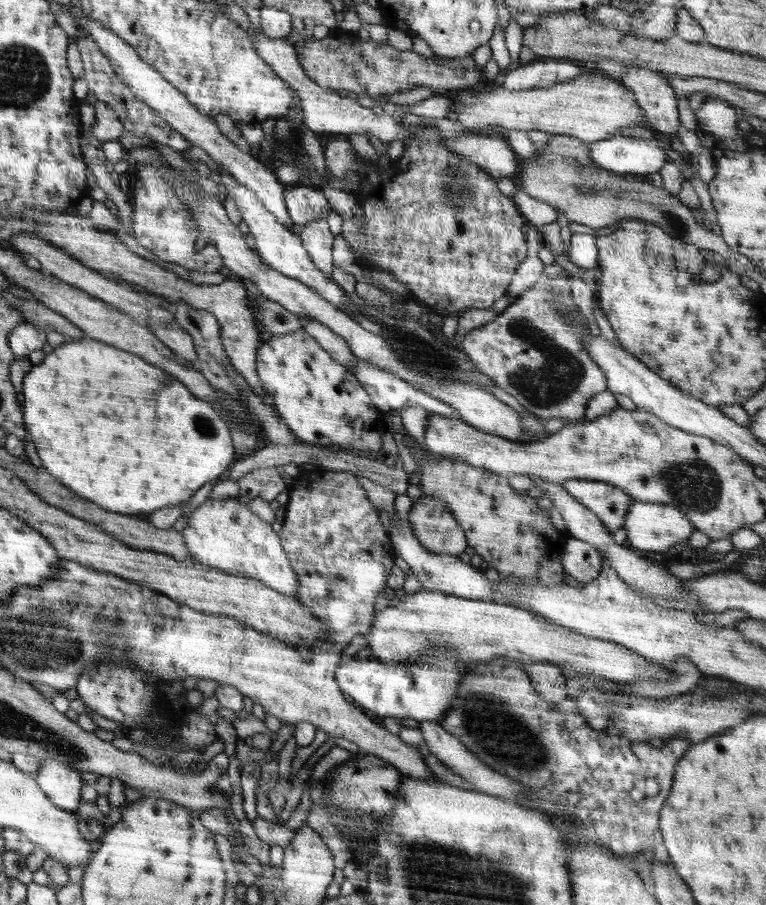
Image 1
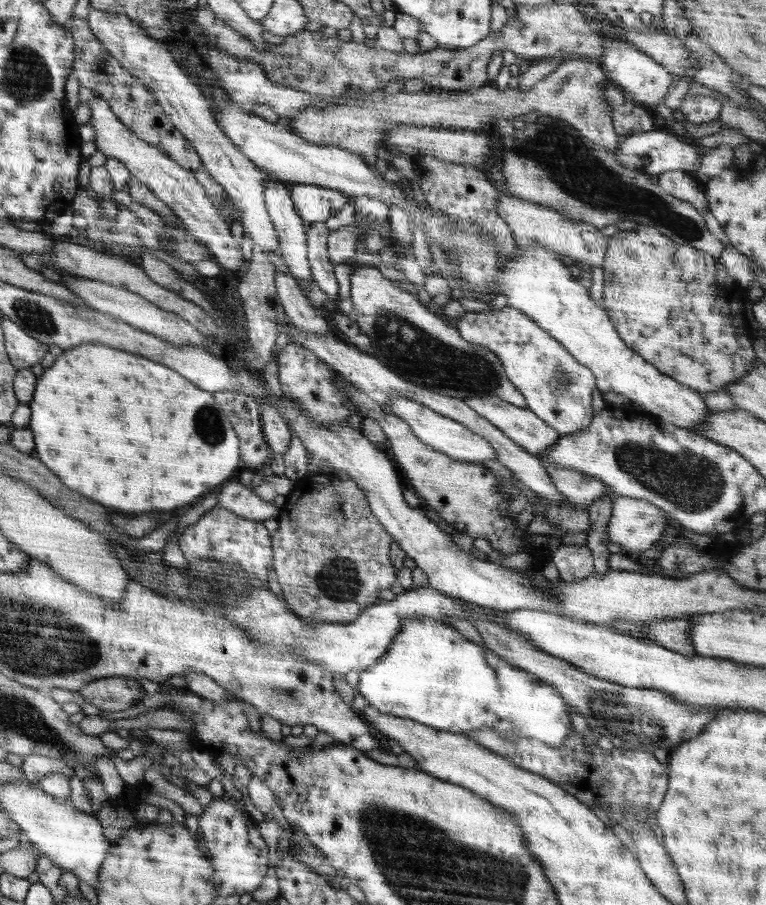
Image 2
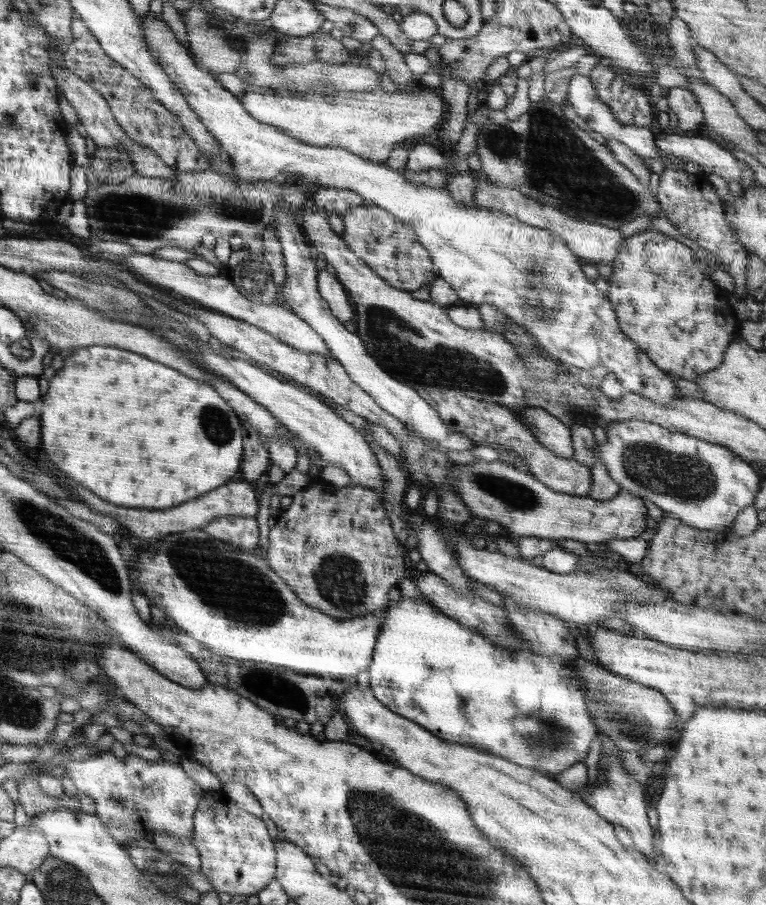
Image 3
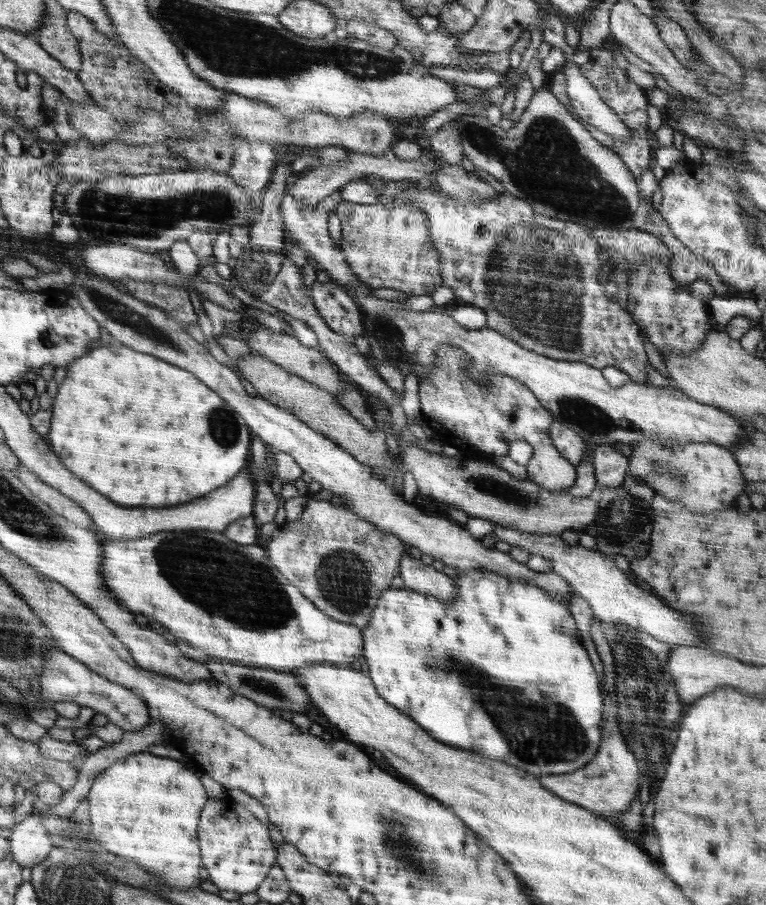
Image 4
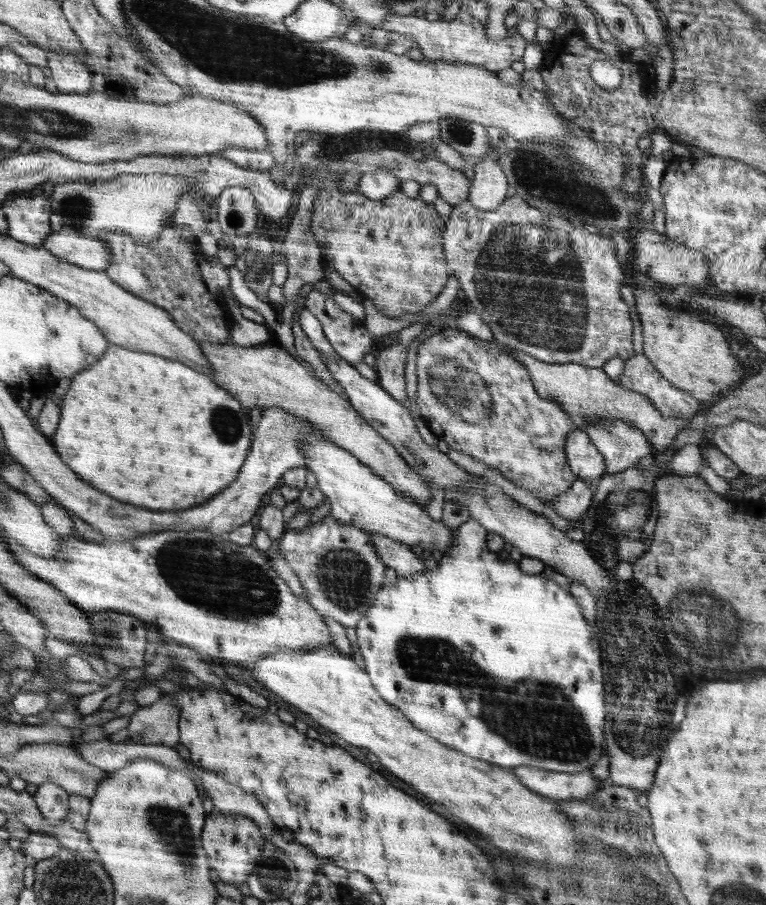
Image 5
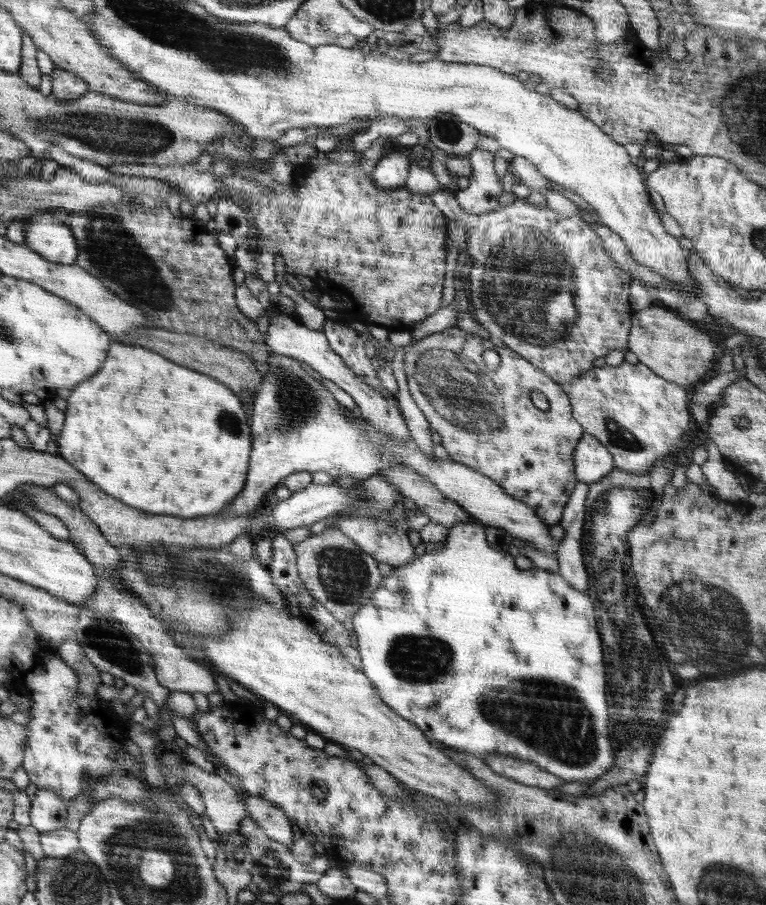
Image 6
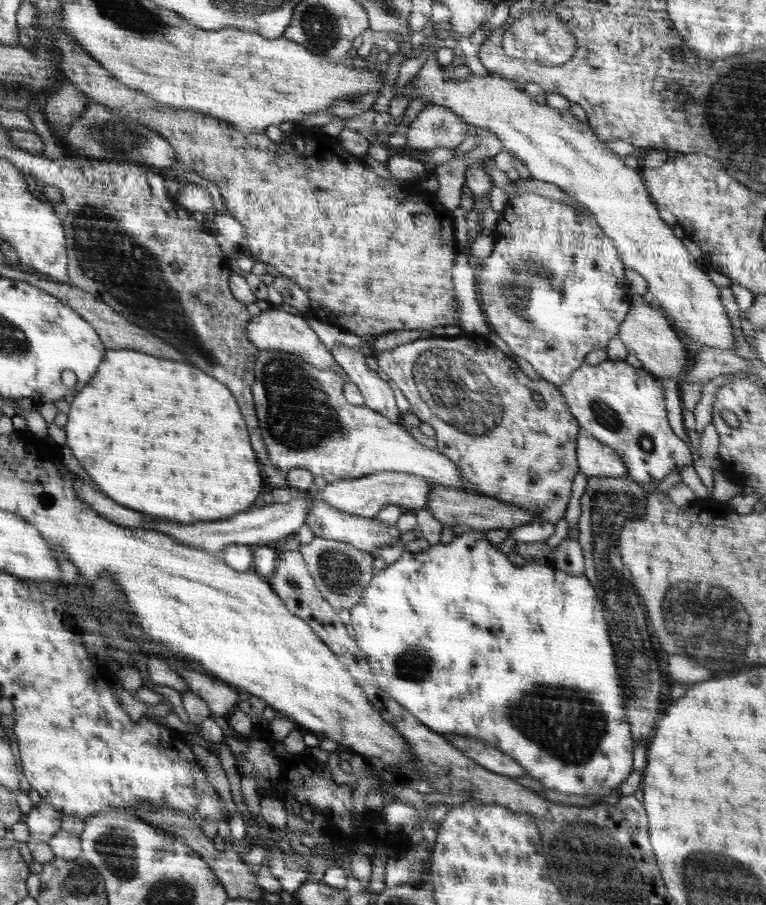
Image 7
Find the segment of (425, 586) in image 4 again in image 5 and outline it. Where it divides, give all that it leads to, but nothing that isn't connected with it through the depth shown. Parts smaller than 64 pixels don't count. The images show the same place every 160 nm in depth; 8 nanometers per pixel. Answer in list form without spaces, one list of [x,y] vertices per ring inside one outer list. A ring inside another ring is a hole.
[[[371,533],[371,539],[379,559],[387,567],[394,568],[397,576],[415,576],[428,570],[410,545],[378,533]]]

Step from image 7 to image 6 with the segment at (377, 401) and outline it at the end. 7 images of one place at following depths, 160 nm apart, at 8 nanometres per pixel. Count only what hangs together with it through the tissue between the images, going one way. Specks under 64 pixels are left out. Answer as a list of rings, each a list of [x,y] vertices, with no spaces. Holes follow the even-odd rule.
[[[327,318],[322,331],[327,335],[329,345],[341,355],[350,370],[358,375],[358,378],[363,379],[365,384],[374,388],[374,392],[382,394],[384,398],[388,398],[388,400],[394,398],[380,383],[377,372],[364,351],[364,340],[356,330],[346,323],[331,321]]]

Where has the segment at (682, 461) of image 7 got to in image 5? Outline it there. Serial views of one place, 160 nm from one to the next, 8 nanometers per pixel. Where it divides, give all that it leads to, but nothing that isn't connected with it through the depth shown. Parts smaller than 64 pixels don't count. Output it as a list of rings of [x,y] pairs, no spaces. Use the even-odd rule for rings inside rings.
[[[636,353],[625,361],[624,371],[616,384],[646,396],[662,417],[690,420],[700,408],[700,401],[667,382],[644,353]],[[627,420],[587,422],[584,432],[604,457],[606,475],[631,469],[640,458],[652,454],[652,445],[648,443],[646,435]]]

